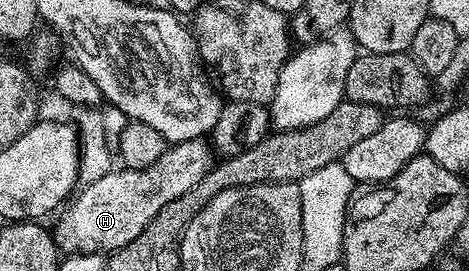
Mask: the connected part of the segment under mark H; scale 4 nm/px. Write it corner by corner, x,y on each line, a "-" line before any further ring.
193,138
187,142
173,143
166,149
164,156
160,156
160,160
156,160
156,164
146,170
118,168
95,182
85,183
73,195
69,203
71,206
63,212
58,222
56,241
59,247
63,251
80,254
120,249
124,244
136,240
136,236
148,228
160,208
184,196
184,192
190,188
196,188
196,184
204,180
215,162
211,143
202,138

